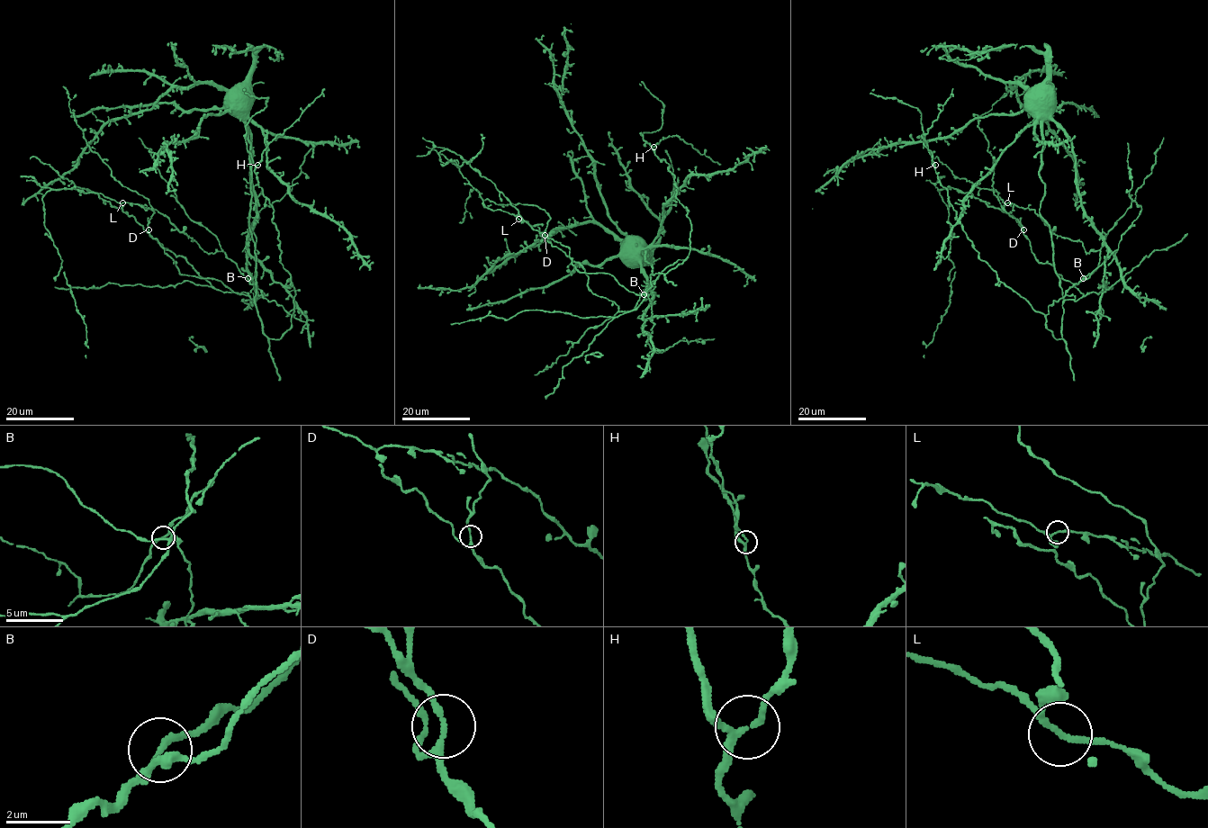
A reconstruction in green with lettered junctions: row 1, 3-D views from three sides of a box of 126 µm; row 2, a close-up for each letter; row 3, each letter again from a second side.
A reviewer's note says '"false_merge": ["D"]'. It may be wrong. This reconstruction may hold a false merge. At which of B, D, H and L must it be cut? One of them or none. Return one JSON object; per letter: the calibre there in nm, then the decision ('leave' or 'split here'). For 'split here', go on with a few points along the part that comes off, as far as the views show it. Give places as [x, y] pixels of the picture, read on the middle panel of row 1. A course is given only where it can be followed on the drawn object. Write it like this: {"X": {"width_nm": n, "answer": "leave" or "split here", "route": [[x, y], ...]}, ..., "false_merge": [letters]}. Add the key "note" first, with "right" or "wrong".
{"note": "wrong", "B": {"width_nm": 160, "answer": "leave"}, "D": {"width_nm": 150, "answer": "leave"}, "H": {"width_nm": 190, "answer": "leave"}, "L": {"width_nm": 150, "answer": "leave"}, "false_merge": []}

